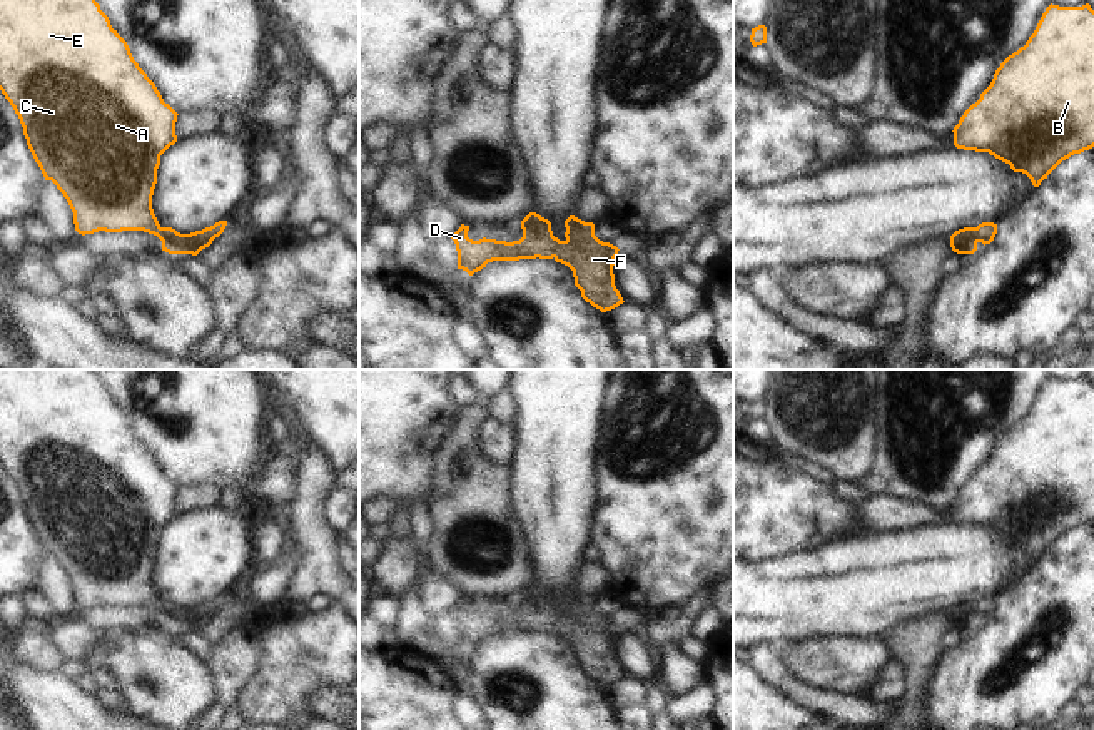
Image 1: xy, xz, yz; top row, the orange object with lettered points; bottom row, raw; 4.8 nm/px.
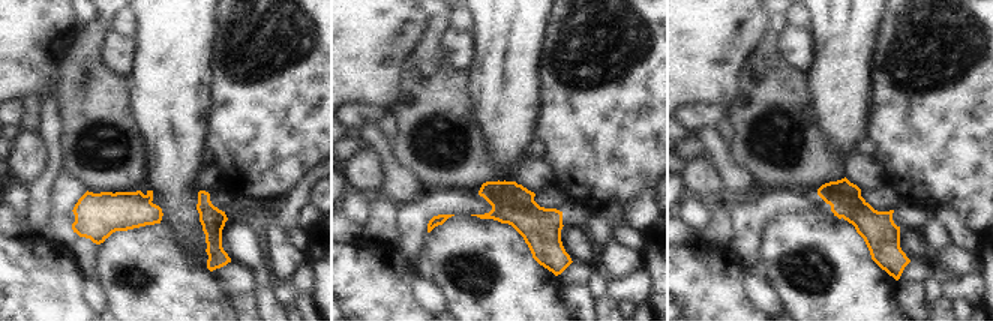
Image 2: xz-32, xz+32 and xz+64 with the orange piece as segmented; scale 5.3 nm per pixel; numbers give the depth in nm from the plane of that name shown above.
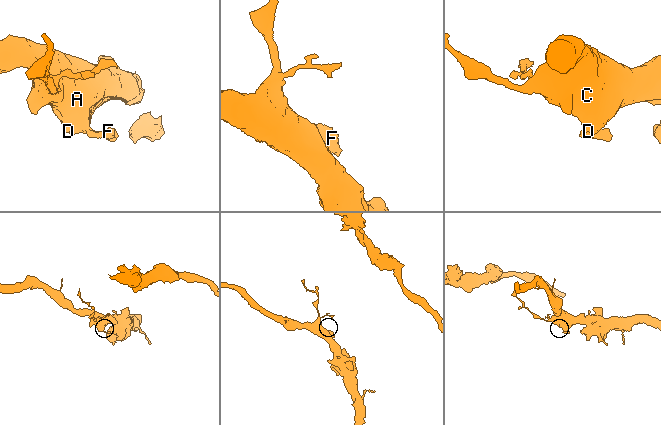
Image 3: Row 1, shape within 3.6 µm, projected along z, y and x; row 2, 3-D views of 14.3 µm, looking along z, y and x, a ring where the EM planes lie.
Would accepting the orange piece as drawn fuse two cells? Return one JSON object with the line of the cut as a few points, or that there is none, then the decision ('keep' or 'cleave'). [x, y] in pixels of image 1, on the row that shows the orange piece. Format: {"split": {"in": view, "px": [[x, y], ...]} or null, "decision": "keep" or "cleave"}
{"split": null, "decision": "keep"}

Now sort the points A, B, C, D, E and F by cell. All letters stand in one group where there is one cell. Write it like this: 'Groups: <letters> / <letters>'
Groups: A B C D E F.

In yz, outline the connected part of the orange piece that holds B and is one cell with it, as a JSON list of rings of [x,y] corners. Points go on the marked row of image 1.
[[[1089,3],[1082,7],[1049,5],[1042,13],[1034,33],[1024,47],[1009,55],[995,70],[990,85],[980,94],[980,99],[972,104],[959,124],[954,127],[954,145],[964,150],[989,152],[995,159],[1010,165],[1014,172],[1026,174],[1034,187],[1039,187],[1044,179],[1066,159],[1094,147],[1094,10]]]

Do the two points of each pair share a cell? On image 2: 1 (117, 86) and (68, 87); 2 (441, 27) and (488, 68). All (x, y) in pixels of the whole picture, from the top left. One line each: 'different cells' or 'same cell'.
1: same cell
2: different cells

